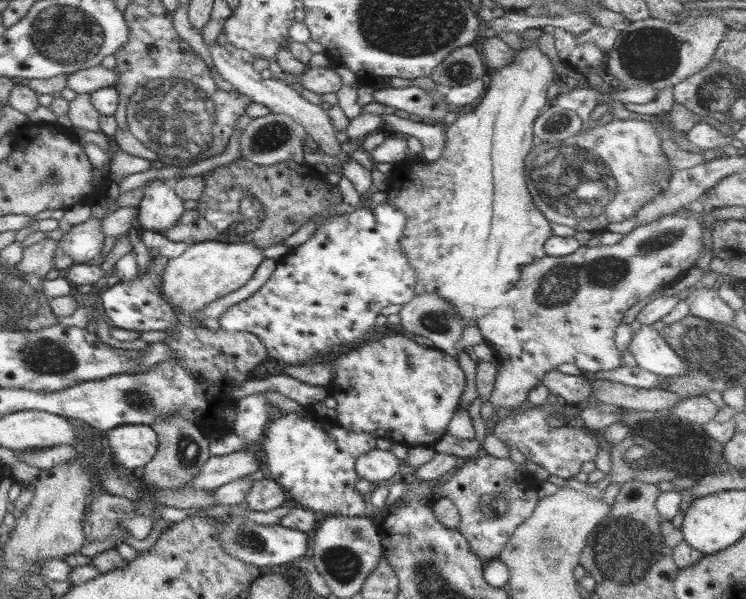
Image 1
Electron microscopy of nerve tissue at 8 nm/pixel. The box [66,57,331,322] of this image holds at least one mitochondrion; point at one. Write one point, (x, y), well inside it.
(173, 116)

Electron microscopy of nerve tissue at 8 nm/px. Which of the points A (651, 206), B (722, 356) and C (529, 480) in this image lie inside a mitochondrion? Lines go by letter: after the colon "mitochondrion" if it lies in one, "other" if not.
A: mitochondrion
B: mitochondrion
C: other

